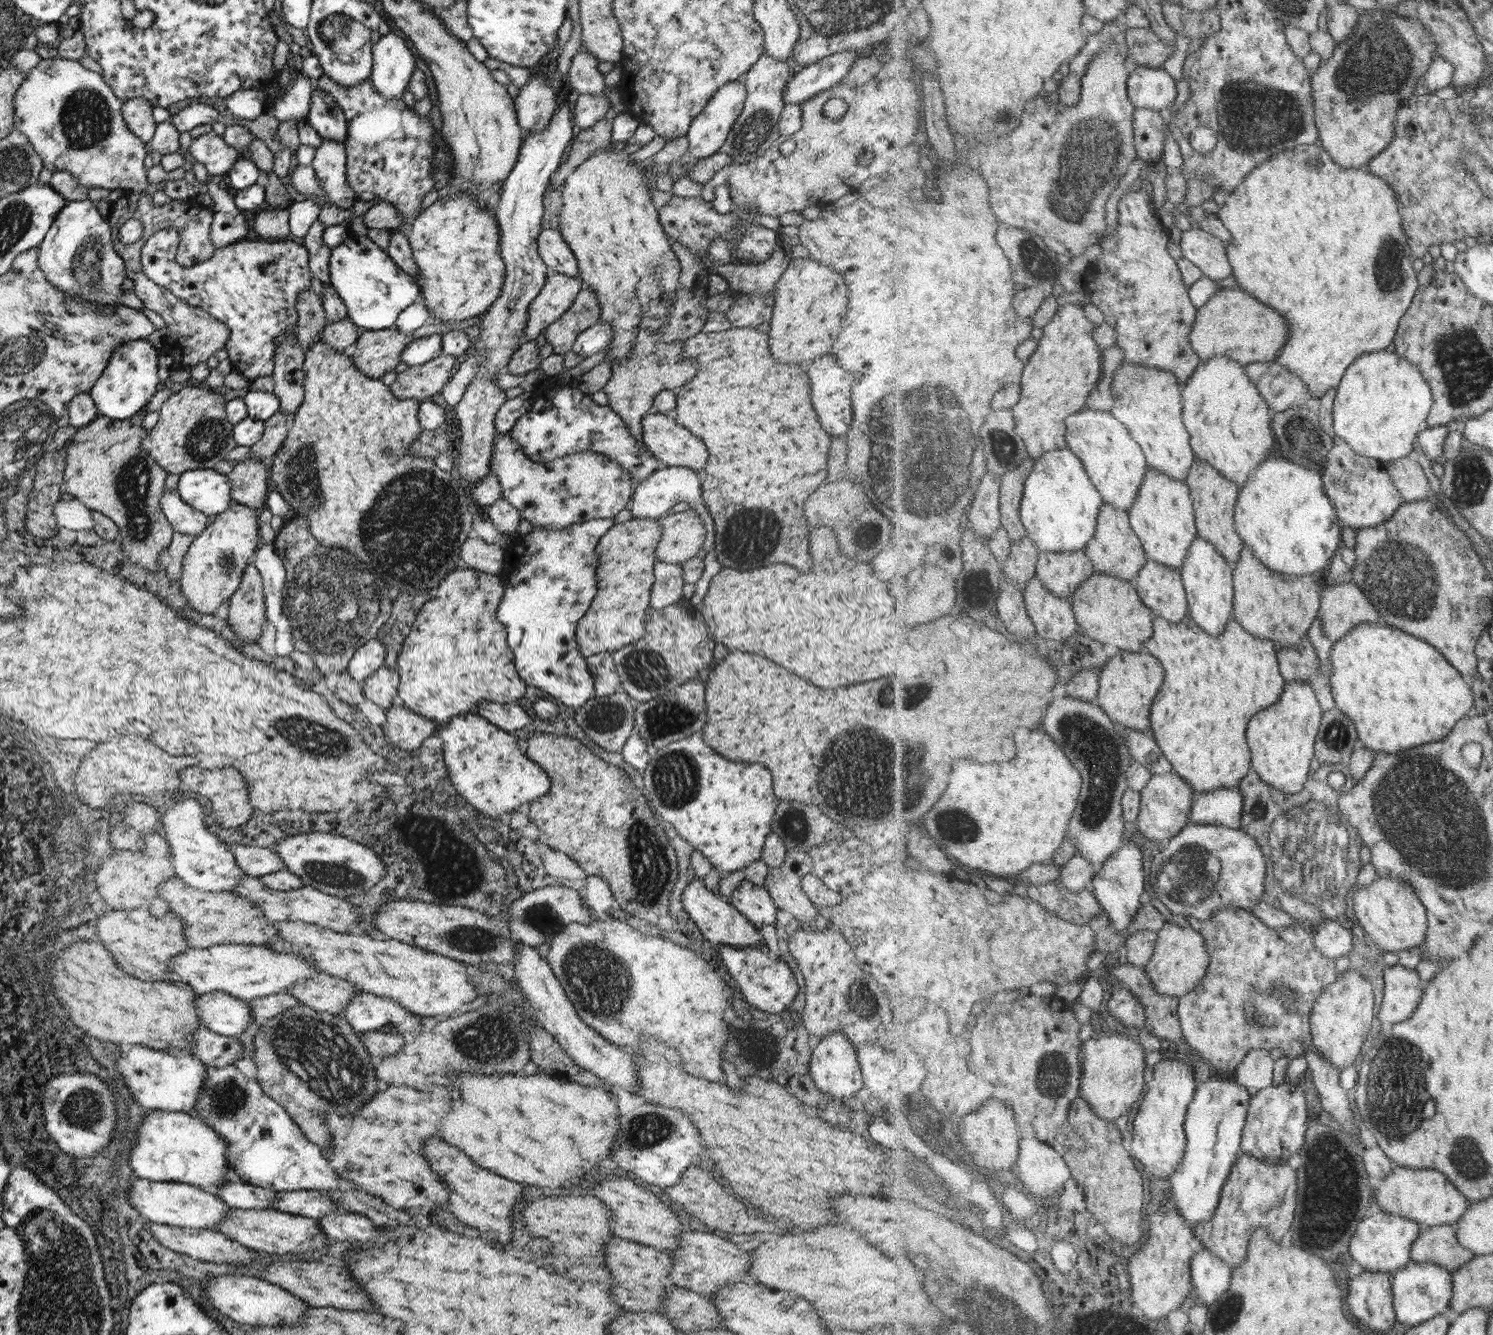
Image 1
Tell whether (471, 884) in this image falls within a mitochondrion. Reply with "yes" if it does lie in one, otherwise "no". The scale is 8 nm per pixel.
yes

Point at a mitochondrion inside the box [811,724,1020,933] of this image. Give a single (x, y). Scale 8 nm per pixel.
(956, 824)

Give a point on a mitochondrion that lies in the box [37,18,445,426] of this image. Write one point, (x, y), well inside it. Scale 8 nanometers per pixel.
(85, 118)

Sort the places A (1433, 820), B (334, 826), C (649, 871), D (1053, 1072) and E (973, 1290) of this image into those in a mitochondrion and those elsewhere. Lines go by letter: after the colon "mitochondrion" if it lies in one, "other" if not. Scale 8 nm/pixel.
A: mitochondrion
B: other
C: mitochondrion
D: mitochondrion
E: mitochondrion

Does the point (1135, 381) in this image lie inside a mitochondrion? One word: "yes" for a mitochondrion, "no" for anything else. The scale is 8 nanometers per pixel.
yes

